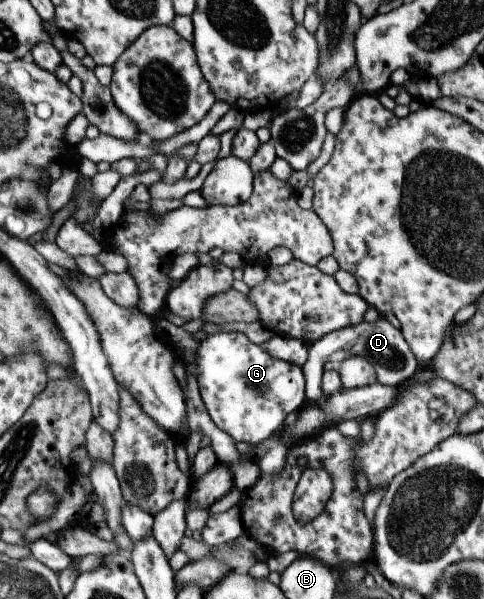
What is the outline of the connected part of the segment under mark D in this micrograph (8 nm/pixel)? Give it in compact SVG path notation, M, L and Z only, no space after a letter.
M383 315L374 322L366 322L364 319L356 325L346 326L339 330L324 334L319 340L315 340L308 347L307 362L303 364L302 372L305 374L304 393L307 404L321 405L326 398L320 389L319 377L325 363L338 364L342 360L359 357L365 359L376 374L376 382L387 386L399 386L403 381L409 380L418 369L417 362L409 345L405 342L401 331L395 329Z

